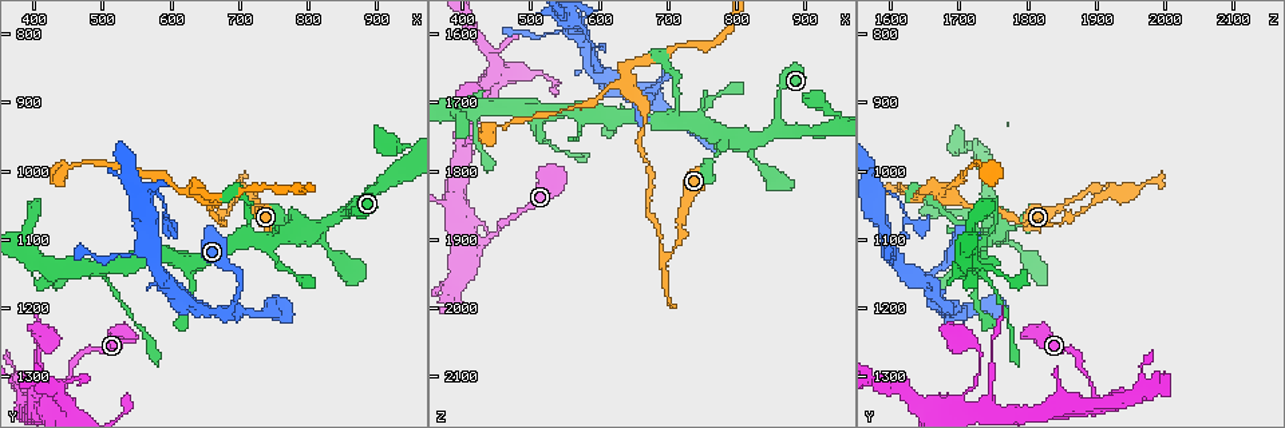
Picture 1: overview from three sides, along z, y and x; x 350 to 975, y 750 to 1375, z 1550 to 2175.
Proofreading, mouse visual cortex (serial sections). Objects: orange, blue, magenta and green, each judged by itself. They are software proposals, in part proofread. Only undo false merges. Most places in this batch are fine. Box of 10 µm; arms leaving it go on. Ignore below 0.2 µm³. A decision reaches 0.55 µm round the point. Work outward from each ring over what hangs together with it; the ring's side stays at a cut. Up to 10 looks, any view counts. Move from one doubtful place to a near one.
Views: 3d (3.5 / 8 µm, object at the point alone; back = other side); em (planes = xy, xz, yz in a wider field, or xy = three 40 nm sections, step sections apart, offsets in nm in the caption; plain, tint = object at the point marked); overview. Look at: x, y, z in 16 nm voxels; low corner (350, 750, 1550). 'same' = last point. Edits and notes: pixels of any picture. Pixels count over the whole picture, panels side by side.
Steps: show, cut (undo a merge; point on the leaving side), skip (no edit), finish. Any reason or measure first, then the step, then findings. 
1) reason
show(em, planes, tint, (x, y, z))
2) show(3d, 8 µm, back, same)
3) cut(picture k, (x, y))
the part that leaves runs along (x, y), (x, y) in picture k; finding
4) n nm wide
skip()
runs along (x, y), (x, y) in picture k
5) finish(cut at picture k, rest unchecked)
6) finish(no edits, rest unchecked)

a narrow waist
show(3d, 8 µm, (705, 1015, 1920))

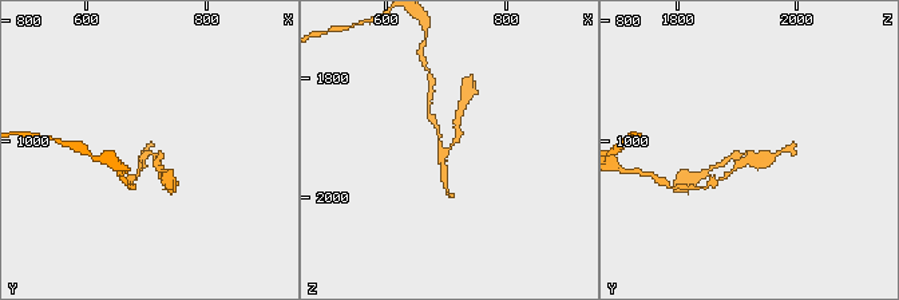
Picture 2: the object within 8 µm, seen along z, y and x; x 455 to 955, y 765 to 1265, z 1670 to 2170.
shape alone is not enough
show(em, xy, step 3, tint, same)

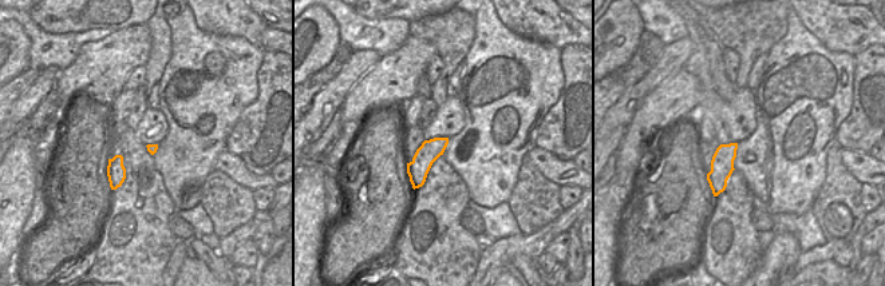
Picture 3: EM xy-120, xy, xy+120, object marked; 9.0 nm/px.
190 nm wide
skip()
one cell here

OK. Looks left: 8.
sharp bend
show(3d, 3.5 µm, (700, 1155, 1660))

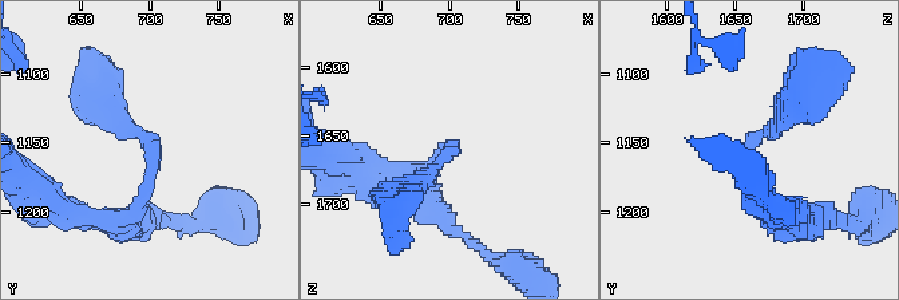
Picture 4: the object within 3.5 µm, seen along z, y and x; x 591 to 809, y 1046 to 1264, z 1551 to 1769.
need the tissue
show(em, xy, step 5, tint, (704, 1154, 1656))

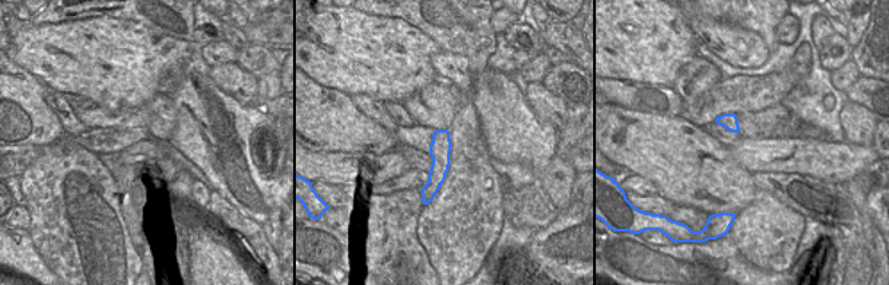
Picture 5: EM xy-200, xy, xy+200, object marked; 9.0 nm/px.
skip()
runs along (443, 133), (441, 165), (427, 194) in picture 5; all the same cell

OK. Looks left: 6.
abrupt turn
show(3d, 3.5 µm, (640, 1025, 1665))

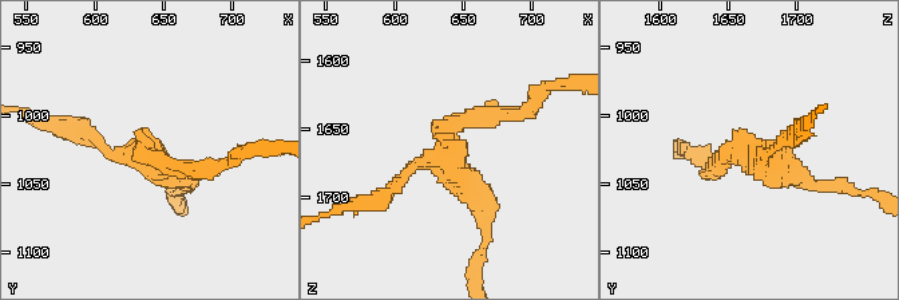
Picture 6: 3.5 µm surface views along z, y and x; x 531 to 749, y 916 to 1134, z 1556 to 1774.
show(em, xy, step 1, tint, (640, 1024, 1666))

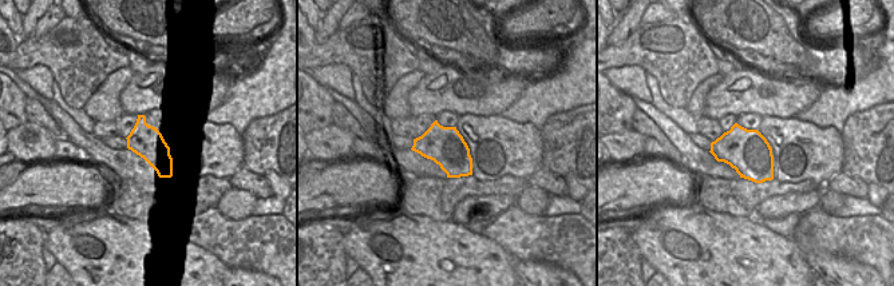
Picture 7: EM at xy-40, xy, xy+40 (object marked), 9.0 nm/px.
skip()
runs along (486, 216), (448, 134), (510, 114) in picture 6; one cell here

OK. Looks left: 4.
sharp bend
show(3d, 3.5 µm, (415, 1340, 1700))

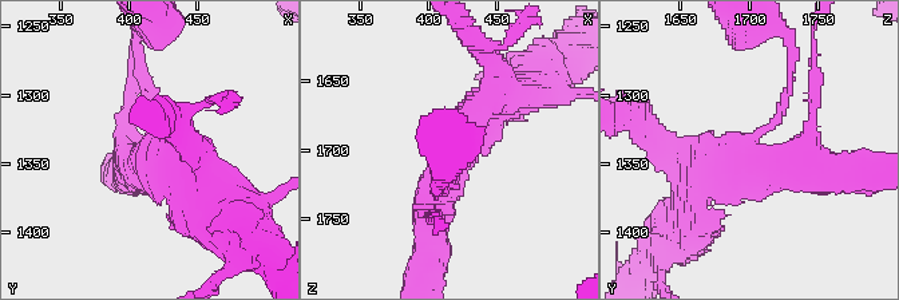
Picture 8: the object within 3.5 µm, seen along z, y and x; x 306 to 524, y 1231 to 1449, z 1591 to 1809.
3 arms; arms of 150, 400, 450 nm; now the EM
show(em, xy, step 1, tint, (414, 1338, 1700))

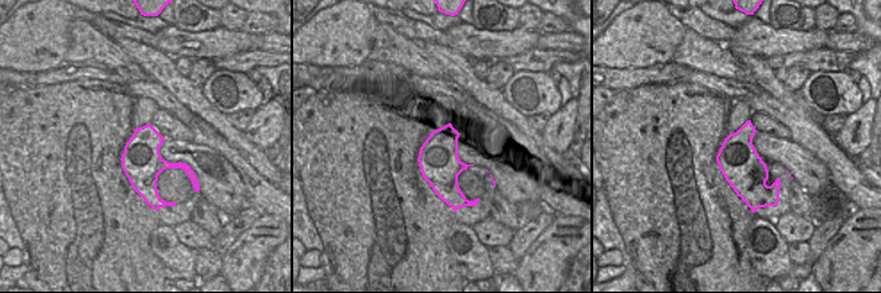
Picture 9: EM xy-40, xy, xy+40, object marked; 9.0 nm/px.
another direction
show(em, planes, tint, same)

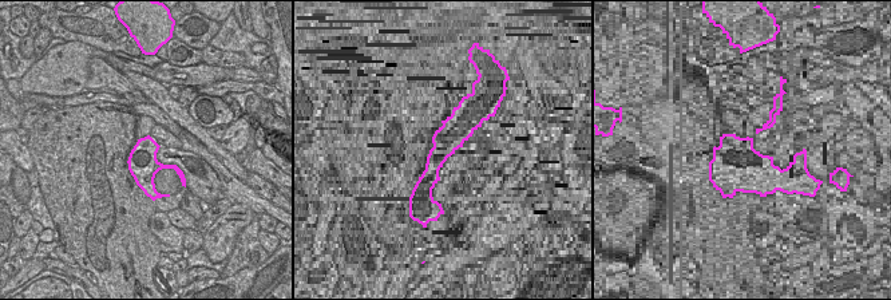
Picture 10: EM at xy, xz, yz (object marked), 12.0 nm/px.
skip()
runs along (815, 173), (751, 161), (792, 75) in picture 8; all the same cell

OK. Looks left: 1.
finish(no edits, rest unchecked)

